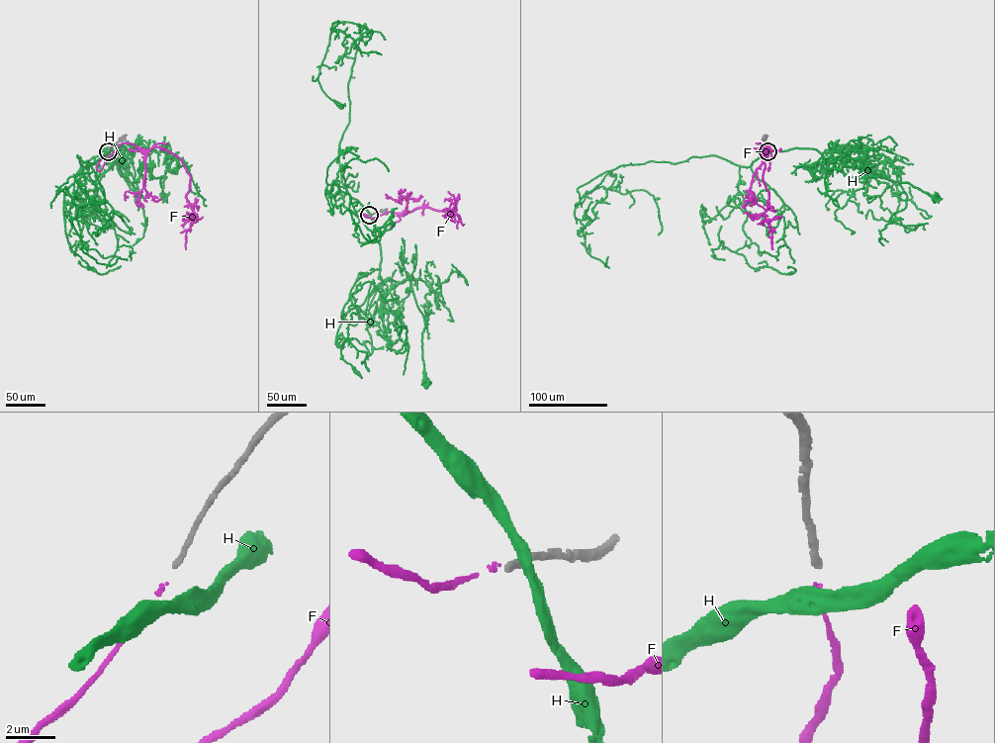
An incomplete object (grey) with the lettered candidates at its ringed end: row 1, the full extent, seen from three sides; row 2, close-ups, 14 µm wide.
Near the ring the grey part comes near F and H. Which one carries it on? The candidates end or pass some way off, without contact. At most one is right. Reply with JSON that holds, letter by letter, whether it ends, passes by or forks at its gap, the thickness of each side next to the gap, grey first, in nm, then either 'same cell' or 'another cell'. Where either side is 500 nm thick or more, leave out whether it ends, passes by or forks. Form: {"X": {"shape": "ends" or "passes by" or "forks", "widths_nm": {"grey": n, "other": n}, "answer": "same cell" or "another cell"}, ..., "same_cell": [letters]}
{"F": {"shape": "ends", "widths_nm": {"grey": 280, "other": 160}, "answer": "same cell"}, "H": {"shape": "passes by", "widths_nm": {"grey": 280, "other": 440}, "answer": "another cell"}, "same_cell": ["F"]}

